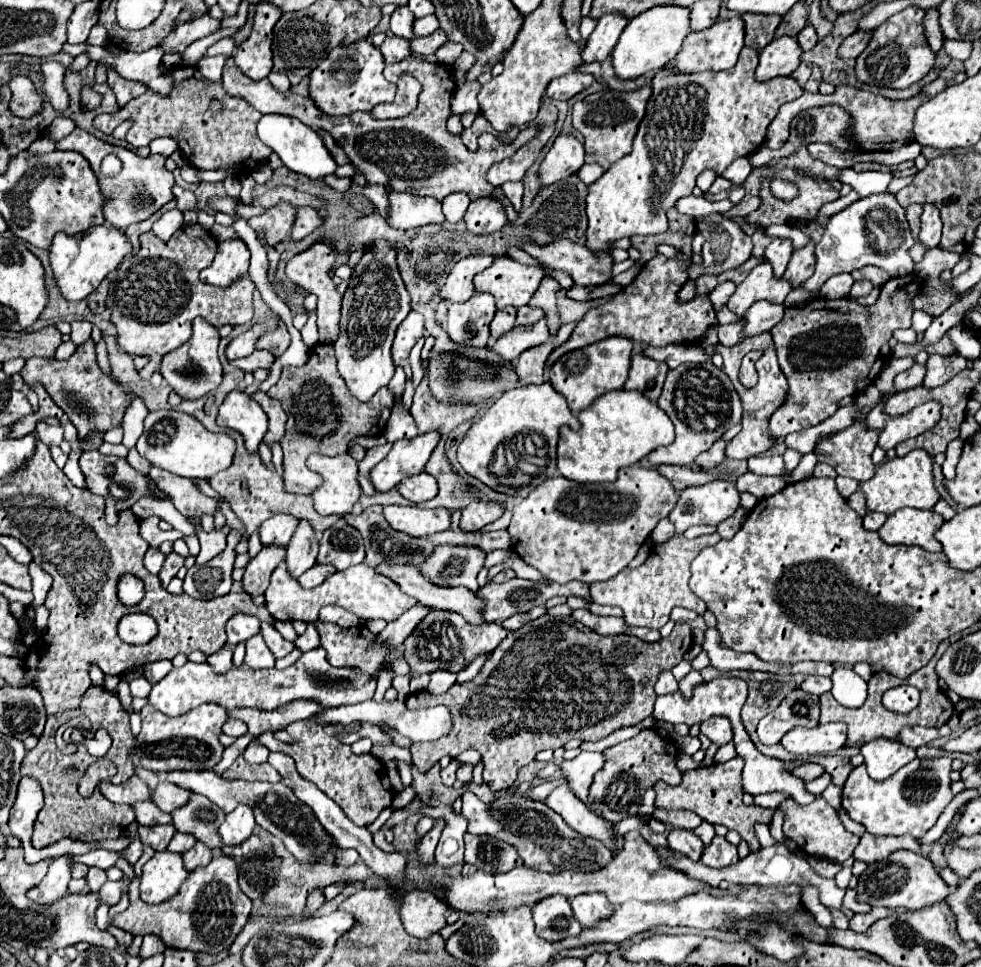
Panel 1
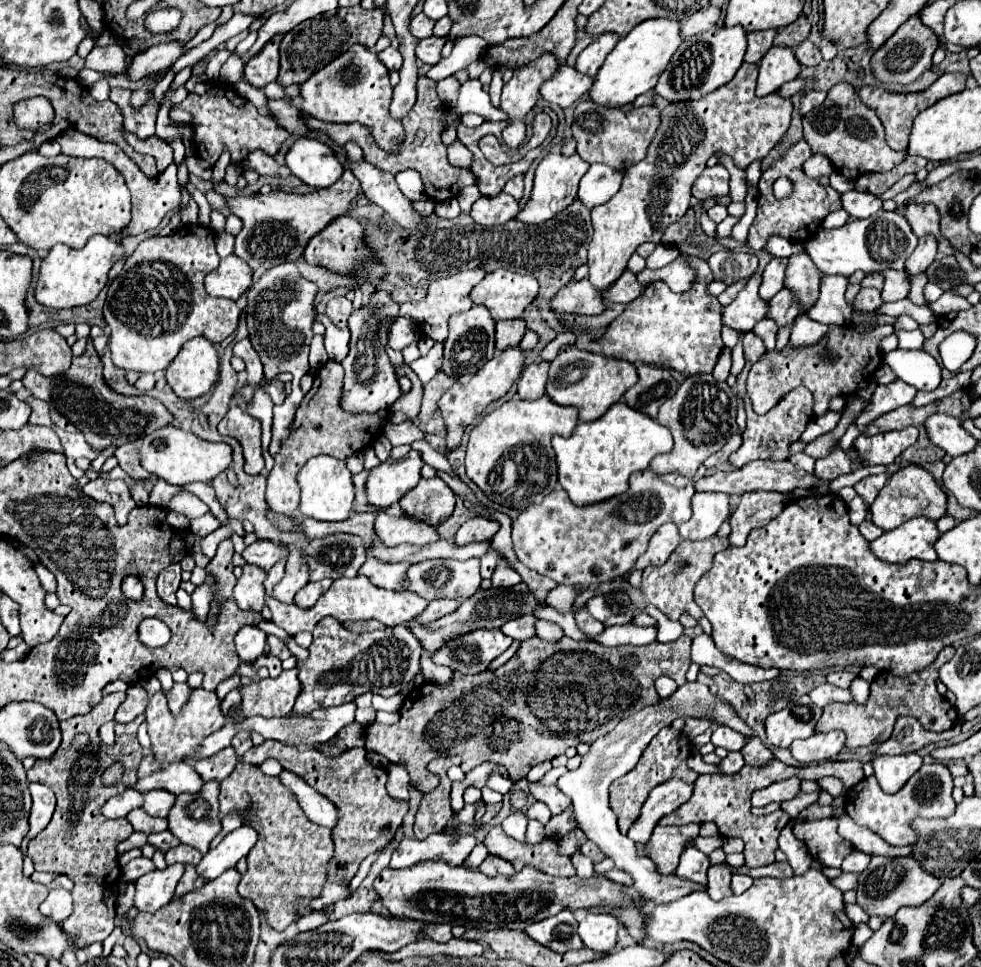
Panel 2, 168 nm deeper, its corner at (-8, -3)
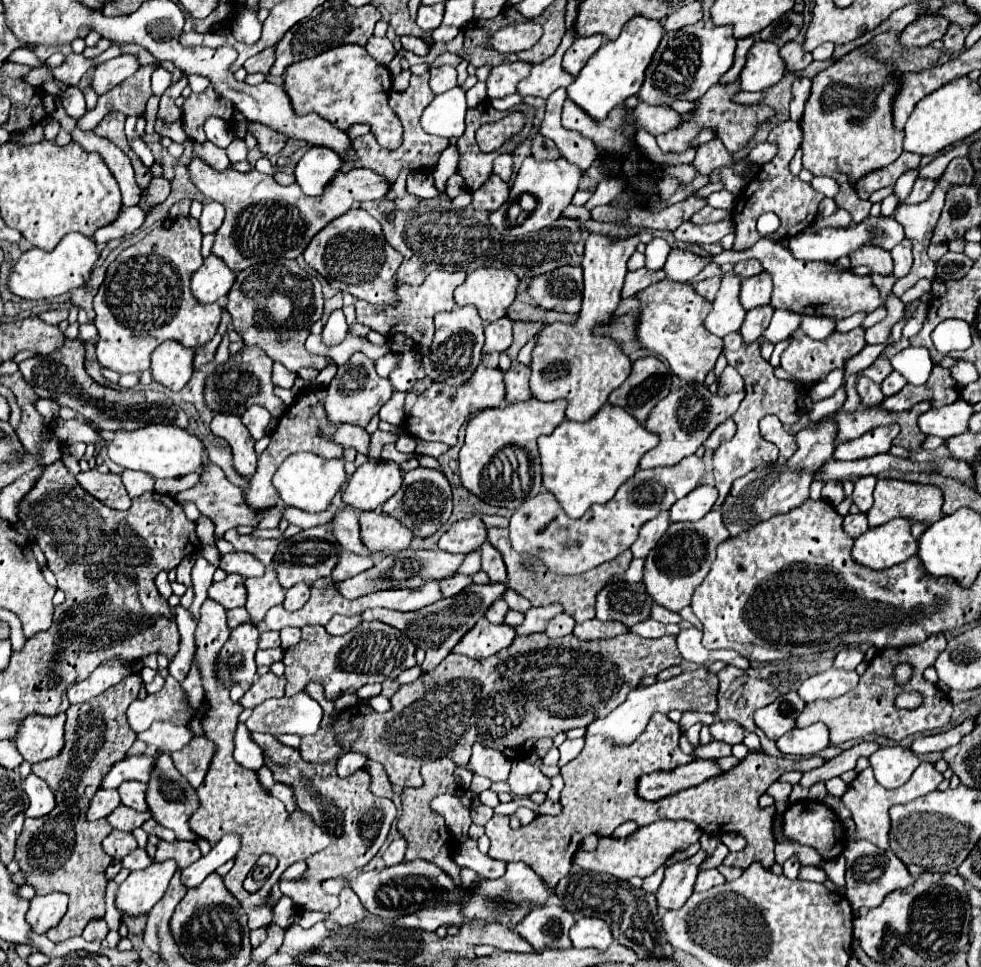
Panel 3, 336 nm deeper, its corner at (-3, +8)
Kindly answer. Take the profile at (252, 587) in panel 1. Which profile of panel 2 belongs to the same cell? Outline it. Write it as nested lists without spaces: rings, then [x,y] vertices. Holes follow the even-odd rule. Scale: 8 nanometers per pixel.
[[[242,567],[242,577],[234,585],[234,601],[240,609],[250,609],[250,611],[262,611],[264,607],[264,575],[266,571],[260,571],[258,567]]]

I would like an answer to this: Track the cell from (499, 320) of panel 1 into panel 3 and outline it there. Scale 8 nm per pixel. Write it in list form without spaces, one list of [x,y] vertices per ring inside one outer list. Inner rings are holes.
[[[503,316],[491,324],[485,324],[485,346],[483,352],[503,352],[511,346],[513,340],[513,320]]]

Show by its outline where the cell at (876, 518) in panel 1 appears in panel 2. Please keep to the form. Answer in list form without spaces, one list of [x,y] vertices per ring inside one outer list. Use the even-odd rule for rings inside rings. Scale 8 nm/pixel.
[[[866,519],[866,521],[862,521],[860,525],[858,525],[858,529],[860,529],[860,533],[862,533],[862,537],[866,539],[866,541],[874,541],[874,539],[878,539],[884,531],[880,531],[880,527],[876,527],[874,523],[870,523],[870,519]]]

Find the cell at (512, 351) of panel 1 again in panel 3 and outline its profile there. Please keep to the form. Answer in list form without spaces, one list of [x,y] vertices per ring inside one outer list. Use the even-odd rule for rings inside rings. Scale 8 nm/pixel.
[[[481,362],[477,366],[477,370],[473,372],[471,380],[467,380],[467,384],[459,384],[457,388],[451,388],[449,384],[433,382],[423,394],[419,394],[417,404],[405,418],[405,428],[423,440],[445,442],[449,446],[455,446],[459,428],[463,426],[467,416],[473,412],[479,412],[483,408],[495,408],[495,406],[505,406],[503,370],[487,368],[487,364]]]

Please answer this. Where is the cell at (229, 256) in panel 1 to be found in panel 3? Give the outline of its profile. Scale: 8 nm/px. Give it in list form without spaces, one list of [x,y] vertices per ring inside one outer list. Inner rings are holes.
[[[211,254],[205,258],[203,266],[193,274],[191,290],[199,302],[217,302],[219,298],[227,296],[231,286],[235,284],[235,272],[219,260],[219,256]]]

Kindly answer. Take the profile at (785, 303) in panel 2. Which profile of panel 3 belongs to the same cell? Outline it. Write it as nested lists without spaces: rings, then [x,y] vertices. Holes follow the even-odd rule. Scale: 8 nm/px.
[[[763,304],[763,308],[753,308],[751,312],[747,312],[745,322],[741,326],[741,334],[745,342],[755,342],[757,338],[761,338],[761,334],[765,332],[765,328],[771,322],[775,308],[771,308],[771,304]]]

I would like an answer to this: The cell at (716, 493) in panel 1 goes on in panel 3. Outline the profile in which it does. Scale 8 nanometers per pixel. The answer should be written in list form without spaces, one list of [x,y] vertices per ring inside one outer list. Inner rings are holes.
[[[699,484],[691,496],[685,496],[683,500],[675,502],[671,508],[671,520],[673,522],[695,522],[703,518],[715,504],[717,500],[717,488],[715,486],[705,486]]]

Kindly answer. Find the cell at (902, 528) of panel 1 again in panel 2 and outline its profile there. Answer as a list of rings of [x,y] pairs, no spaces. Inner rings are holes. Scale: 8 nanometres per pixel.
[[[924,517],[910,519],[900,527],[882,533],[870,543],[872,553],[886,563],[906,563],[910,559],[936,561],[934,543],[940,537],[936,523]]]

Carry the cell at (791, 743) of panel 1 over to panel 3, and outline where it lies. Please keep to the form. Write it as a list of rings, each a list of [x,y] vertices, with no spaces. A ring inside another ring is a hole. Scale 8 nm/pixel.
[[[811,724],[807,728],[793,728],[777,740],[777,748],[785,754],[811,756],[829,746],[829,728],[825,724]]]

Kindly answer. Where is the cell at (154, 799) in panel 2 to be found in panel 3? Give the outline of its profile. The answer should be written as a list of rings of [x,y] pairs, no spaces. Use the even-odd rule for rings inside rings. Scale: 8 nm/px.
[[[127,782],[127,784],[121,784],[119,786],[119,794],[121,794],[121,804],[123,806],[135,808],[139,812],[149,810],[147,808],[147,800],[145,800],[147,784],[143,784],[143,782]]]

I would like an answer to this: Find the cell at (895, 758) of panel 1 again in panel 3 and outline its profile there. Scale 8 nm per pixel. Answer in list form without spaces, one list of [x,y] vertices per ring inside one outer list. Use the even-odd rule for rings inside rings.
[[[885,746],[879,748],[869,758],[871,768],[875,770],[875,778],[885,788],[899,788],[903,786],[915,768],[921,764],[919,756],[911,752],[911,748],[903,746]]]

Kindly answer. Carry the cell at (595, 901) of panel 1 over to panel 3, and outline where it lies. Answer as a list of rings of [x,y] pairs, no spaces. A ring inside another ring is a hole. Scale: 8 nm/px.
[[[581,916],[571,928],[571,942],[575,948],[599,948],[605,950],[611,942],[611,930],[601,918]]]

